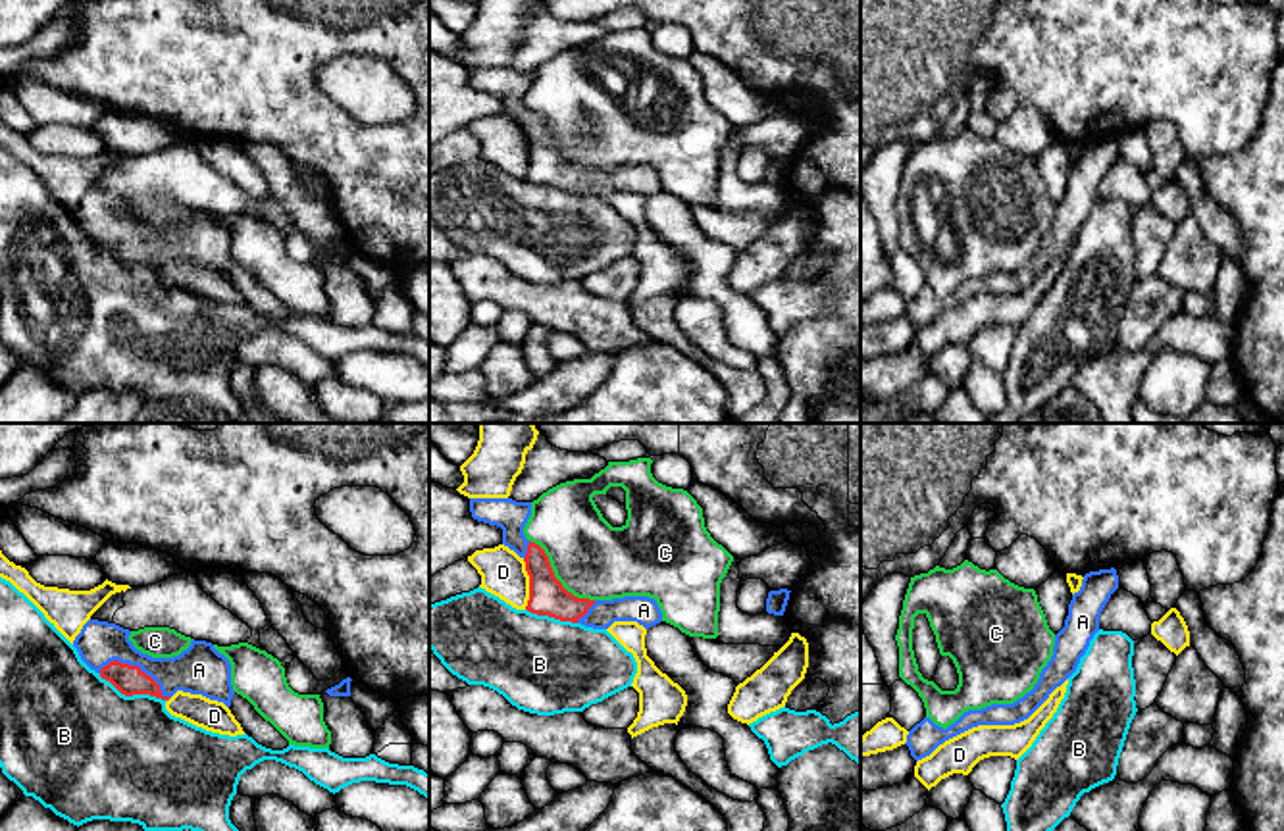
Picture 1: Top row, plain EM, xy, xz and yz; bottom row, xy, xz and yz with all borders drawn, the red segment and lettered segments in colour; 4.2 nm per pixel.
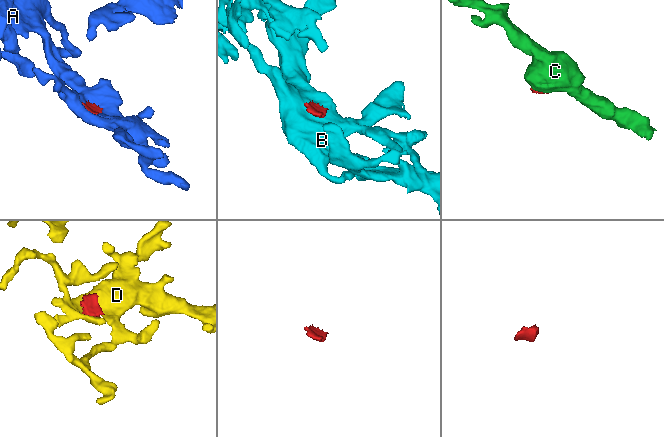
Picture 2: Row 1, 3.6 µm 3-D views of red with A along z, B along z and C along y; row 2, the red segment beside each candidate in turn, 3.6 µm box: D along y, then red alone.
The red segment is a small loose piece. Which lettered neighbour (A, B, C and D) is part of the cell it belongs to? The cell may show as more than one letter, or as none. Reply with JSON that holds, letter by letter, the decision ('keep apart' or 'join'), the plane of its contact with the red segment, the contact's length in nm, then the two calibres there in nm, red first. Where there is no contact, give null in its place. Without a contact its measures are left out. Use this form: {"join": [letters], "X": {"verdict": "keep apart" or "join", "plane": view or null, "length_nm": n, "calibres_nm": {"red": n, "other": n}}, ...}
{"join": ["A"], "A": {"verdict": "join", "plane": "xy", "length_nm": 320, "calibres_nm": {"red": 120, "other": 200}}, "B": {"verdict": "keep apart", "plane": "xy", "length_nm": 300, "calibres_nm": {"red": 120, "other": 480}}, "C": {"verdict": "keep apart", "plane": "xz", "length_nm": 380, "calibres_nm": {"red": 160, "other": 320}}, "D": {"verdict": "keep apart", "plane": "xz", "length_nm": 220, "calibres_nm": {"red": 160, "other": 190}}}

